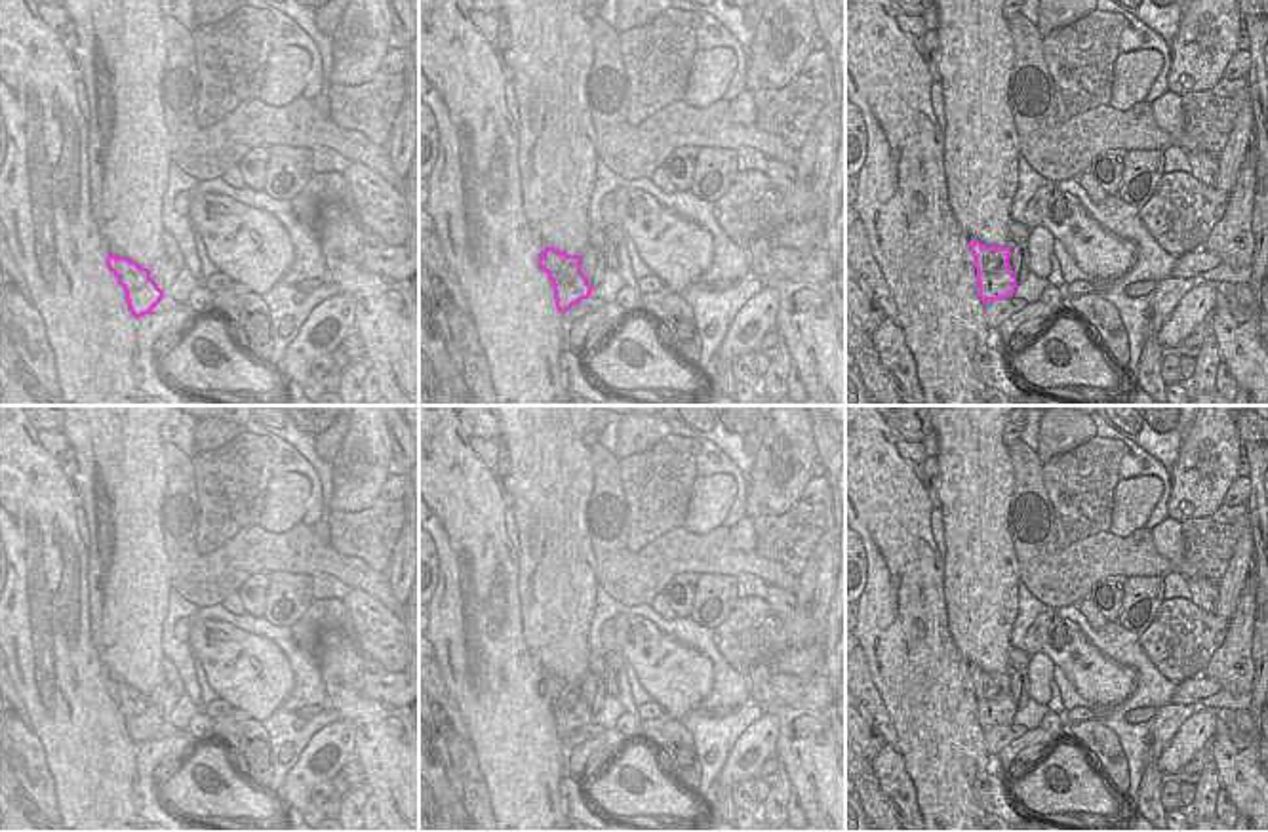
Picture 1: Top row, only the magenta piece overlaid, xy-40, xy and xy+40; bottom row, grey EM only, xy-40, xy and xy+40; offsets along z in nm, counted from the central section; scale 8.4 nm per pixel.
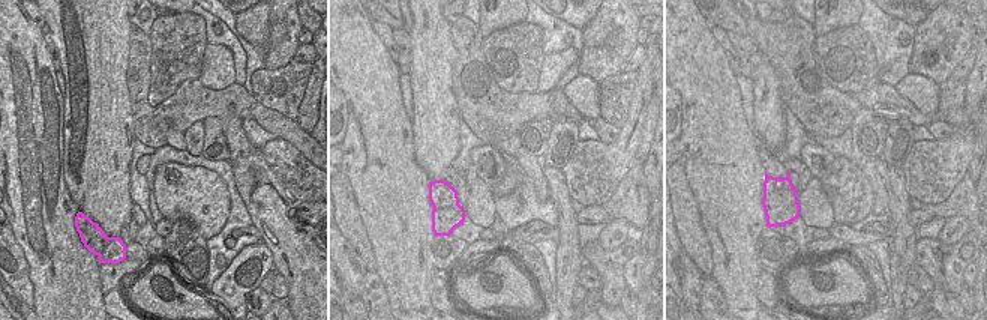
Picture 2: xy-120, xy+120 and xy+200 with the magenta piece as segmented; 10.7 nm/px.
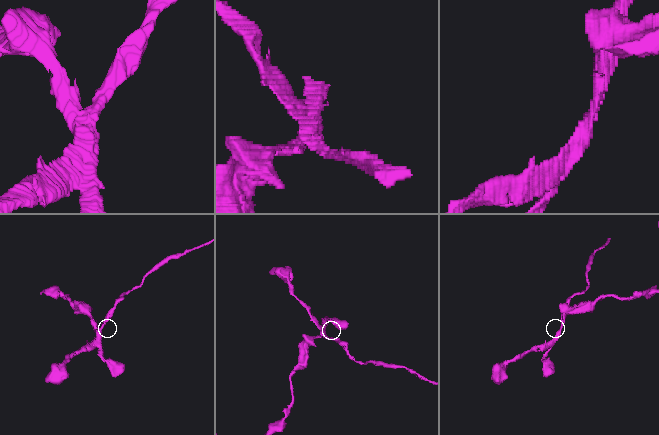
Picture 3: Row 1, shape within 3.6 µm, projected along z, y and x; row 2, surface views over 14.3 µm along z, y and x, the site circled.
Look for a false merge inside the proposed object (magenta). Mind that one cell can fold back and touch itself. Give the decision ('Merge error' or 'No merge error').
Merge error.

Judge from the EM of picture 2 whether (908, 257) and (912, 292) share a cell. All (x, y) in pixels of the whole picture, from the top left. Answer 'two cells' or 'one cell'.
two cells

